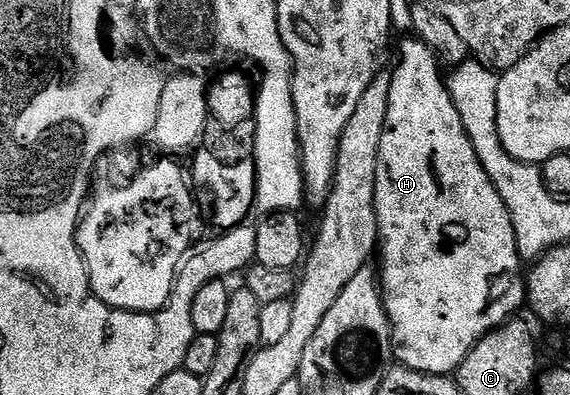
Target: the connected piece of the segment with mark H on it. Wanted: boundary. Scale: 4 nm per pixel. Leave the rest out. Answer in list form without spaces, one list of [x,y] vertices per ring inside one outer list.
[[[420,39],[405,41],[401,45],[401,62],[397,70],[392,70],[389,78],[389,106],[387,107],[387,123],[383,131],[383,143],[379,143],[379,167],[375,179],[375,215],[377,216],[377,240],[379,257],[381,253],[381,269],[379,268],[379,288],[381,299],[385,302],[385,310],[389,316],[389,326],[393,332],[393,356],[406,369],[414,369],[420,373],[438,375],[456,374],[459,363],[467,359],[467,355],[492,329],[498,329],[510,320],[527,301],[527,277],[521,268],[523,262],[517,250],[515,227],[511,223],[511,215],[499,195],[495,191],[495,183],[483,171],[483,163],[479,163],[479,155],[475,155],[475,147],[471,147],[471,139],[463,127],[463,119],[459,119],[459,111],[449,94],[449,86],[443,80],[439,68],[439,58],[433,50],[425,46]]]

